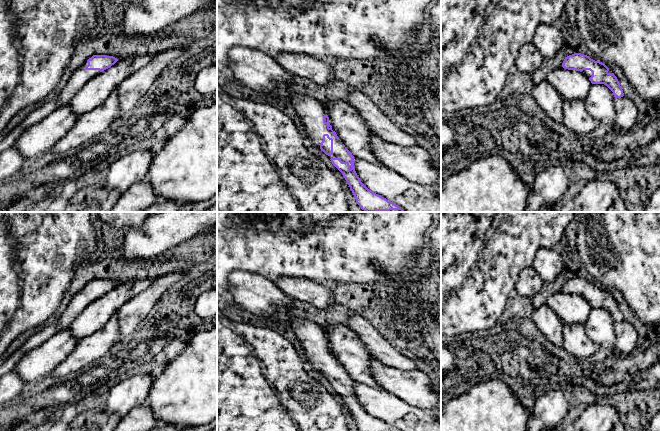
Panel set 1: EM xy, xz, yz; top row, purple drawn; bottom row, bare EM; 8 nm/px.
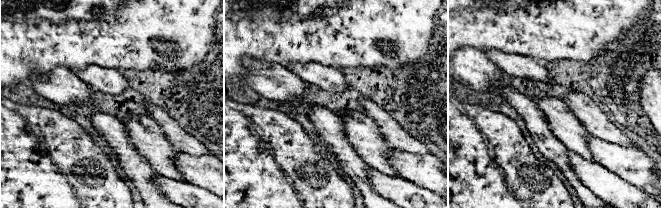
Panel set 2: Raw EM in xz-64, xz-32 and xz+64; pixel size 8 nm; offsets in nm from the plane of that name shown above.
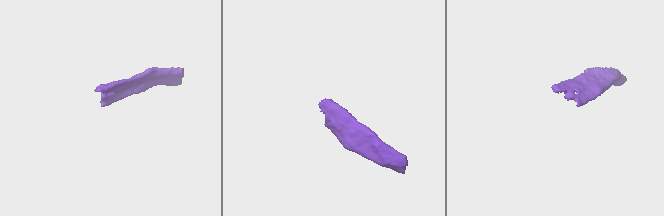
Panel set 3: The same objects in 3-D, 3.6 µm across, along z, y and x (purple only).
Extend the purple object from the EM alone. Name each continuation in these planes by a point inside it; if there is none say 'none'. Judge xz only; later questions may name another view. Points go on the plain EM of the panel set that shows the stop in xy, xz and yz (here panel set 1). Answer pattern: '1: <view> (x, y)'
1: xz (311, 335)

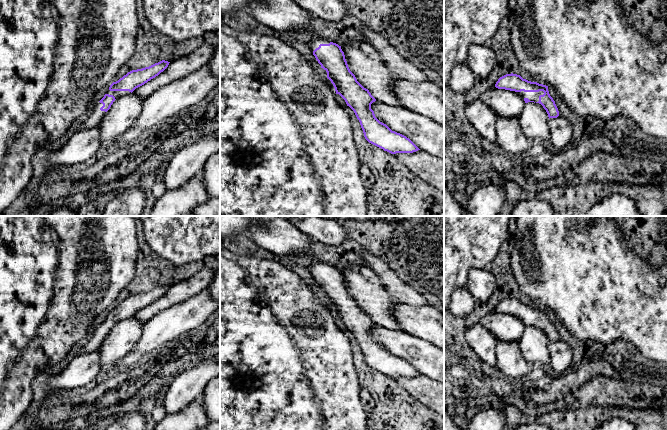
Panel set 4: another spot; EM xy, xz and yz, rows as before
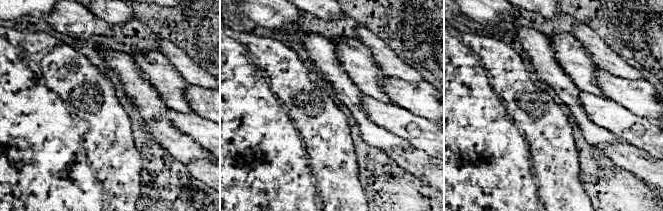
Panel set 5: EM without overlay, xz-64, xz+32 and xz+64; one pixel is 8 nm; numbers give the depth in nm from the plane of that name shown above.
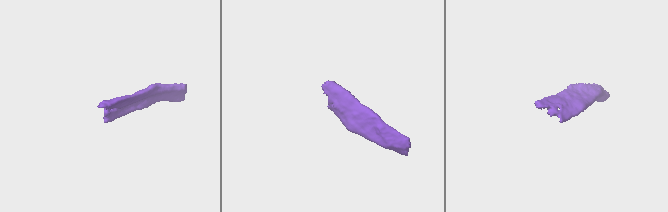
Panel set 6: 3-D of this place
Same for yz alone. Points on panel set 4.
1: yz (532, 320)

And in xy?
1: xy (117, 318)

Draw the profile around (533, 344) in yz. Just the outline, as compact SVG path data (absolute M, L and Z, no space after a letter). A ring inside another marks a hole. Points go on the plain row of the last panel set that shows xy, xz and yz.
M528 326L519 339L519 350L522 356L532 365L541 363L545 366L550 361L548 338L539 327Z

